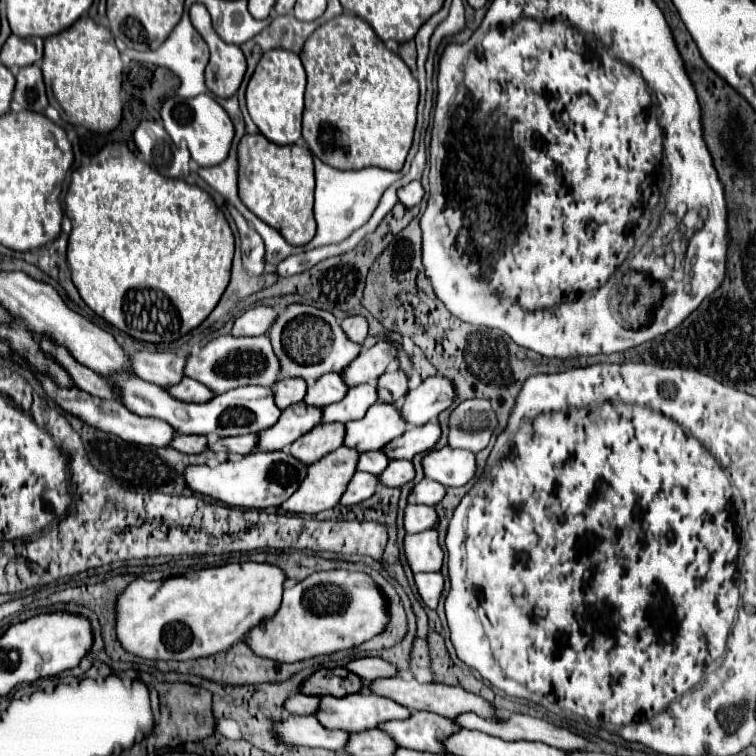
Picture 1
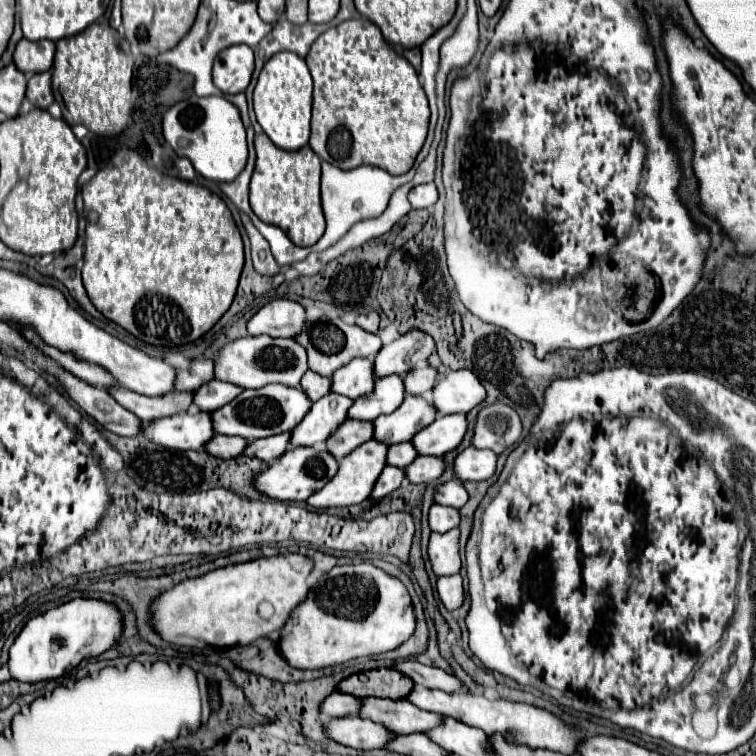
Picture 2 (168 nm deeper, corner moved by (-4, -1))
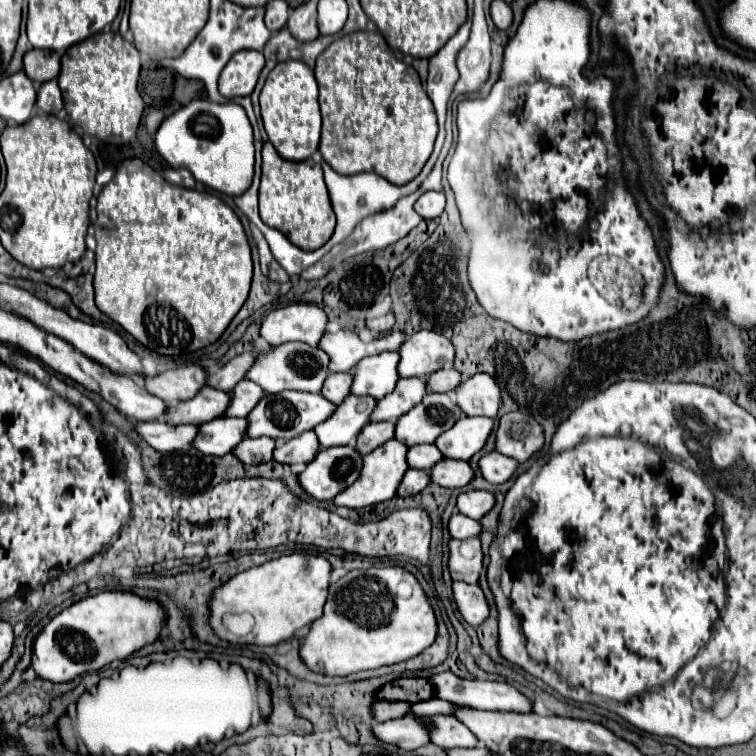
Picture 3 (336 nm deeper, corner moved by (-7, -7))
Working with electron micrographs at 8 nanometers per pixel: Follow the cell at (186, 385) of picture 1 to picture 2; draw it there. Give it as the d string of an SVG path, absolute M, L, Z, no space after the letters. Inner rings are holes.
M213 380L213 382L207 382L207 386L201 386L197 390L195 406L205 412L215 412L221 406L229 404L233 398L237 398L241 392L243 392L241 386L235 386L231 382Z

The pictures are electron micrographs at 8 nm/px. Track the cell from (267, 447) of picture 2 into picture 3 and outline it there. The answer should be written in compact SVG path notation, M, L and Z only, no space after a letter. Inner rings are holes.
M310 430L310 432L304 432L302 436L296 436L288 442L278 444L274 452L274 460L290 466L308 464L316 452L318 452L318 440L316 440L316 434Z

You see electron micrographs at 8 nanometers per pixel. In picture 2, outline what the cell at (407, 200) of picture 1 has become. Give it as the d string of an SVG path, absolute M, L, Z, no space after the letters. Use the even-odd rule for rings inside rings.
M433 182L415 186L409 192L409 202L411 202L413 208L433 208L435 202L437 202L437 198L439 198L439 192L437 192L437 188L435 188Z

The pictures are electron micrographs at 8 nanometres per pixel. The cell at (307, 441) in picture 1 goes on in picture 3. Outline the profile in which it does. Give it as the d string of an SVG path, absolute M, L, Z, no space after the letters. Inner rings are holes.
M376 422L376 424L366 424L360 430L360 436L356 438L356 450L366 456L368 452L372 452L374 448L378 448L380 444L388 442L390 438L394 438L394 422Z

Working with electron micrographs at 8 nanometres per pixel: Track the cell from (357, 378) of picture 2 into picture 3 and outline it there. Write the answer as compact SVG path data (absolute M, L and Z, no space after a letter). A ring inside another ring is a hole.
M382 352L378 356L370 356L360 360L360 364L352 372L352 388L354 396L372 396L374 400L382 400L390 394L398 382L398 352Z

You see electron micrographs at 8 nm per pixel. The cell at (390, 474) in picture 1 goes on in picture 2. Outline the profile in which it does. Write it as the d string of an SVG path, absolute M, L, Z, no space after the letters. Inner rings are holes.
M417 456L407 468L407 478L415 484L433 482L445 472L445 460L441 456Z

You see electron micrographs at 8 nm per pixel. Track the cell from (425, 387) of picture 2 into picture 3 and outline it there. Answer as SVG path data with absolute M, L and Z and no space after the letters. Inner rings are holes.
M454 368L436 370L428 376L428 390L430 392L450 392L460 384L460 374Z

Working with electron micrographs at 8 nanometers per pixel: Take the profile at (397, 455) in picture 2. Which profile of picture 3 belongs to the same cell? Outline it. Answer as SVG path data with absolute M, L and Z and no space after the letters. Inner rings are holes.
M422 444L408 448L408 468L430 470L442 458L440 450L434 444Z

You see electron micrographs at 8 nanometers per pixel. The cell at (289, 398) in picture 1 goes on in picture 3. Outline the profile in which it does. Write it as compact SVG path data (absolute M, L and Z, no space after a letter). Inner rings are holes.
M346 372L346 374L330 374L324 382L324 388L322 388L322 396L326 400L330 400L332 404L340 404L348 394L350 394L350 384L352 384L352 374Z

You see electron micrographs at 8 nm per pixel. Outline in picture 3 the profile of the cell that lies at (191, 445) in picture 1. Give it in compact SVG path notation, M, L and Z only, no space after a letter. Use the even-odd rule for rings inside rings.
M246 438L242 440L234 450L232 454L244 462L244 464L262 464L262 462L270 462L272 460L272 450L274 450L276 442L272 438Z

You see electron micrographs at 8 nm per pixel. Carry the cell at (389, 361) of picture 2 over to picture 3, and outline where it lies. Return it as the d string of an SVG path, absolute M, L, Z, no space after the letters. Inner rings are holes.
M420 330L404 340L400 346L398 376L428 376L436 372L444 362L452 362L454 346L438 332Z

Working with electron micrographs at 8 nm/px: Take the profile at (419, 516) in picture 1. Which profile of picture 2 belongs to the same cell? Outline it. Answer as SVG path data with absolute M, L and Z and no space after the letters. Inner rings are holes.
M433 504L429 510L429 526L433 532L447 532L451 528L457 528L461 522L461 514L457 508Z

